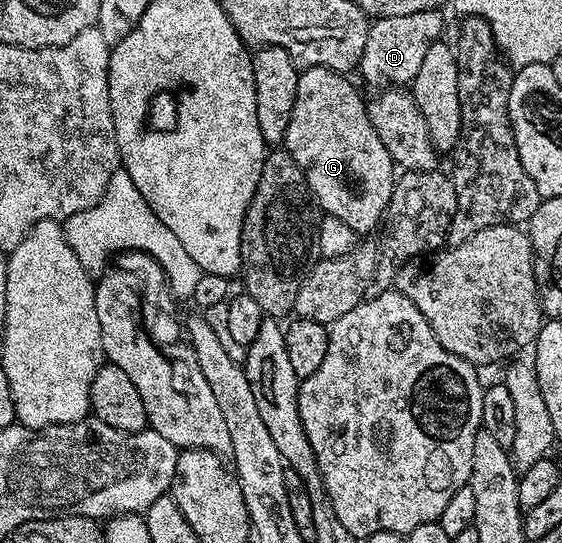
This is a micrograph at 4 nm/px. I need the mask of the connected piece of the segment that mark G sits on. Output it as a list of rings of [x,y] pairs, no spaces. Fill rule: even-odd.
[[[309,67],[300,70],[299,80],[297,81],[297,93],[293,97],[293,117],[289,117],[289,129],[285,140],[285,150],[291,154],[293,161],[297,161],[297,165],[301,165],[301,169],[307,178],[307,186],[313,196],[314,202],[319,203],[324,208],[326,214],[337,217],[340,221],[345,221],[345,225],[349,225],[349,229],[353,229],[356,233],[363,231],[371,231],[380,226],[381,220],[384,218],[387,210],[387,202],[391,200],[391,190],[395,187],[397,178],[397,168],[395,163],[389,157],[389,153],[385,149],[385,145],[381,145],[381,137],[377,137],[377,129],[373,129],[373,125],[367,116],[367,105],[364,96],[359,96],[359,91],[350,83],[346,74],[338,71],[331,71],[328,67]]]

